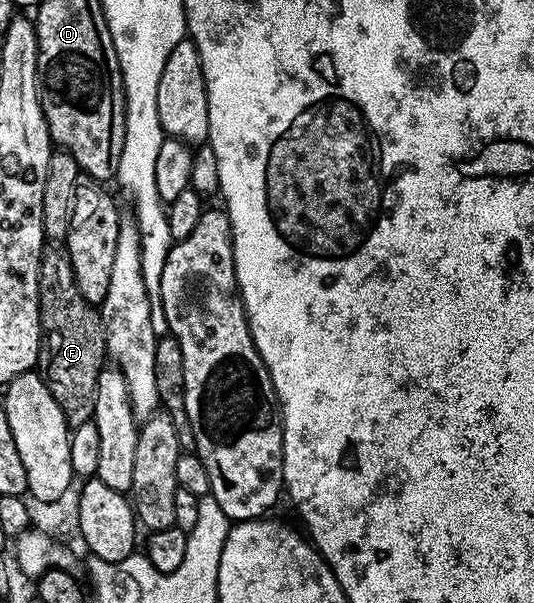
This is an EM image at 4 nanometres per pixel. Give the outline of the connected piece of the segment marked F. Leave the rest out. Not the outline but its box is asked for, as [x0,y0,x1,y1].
[39,241,107,429]

